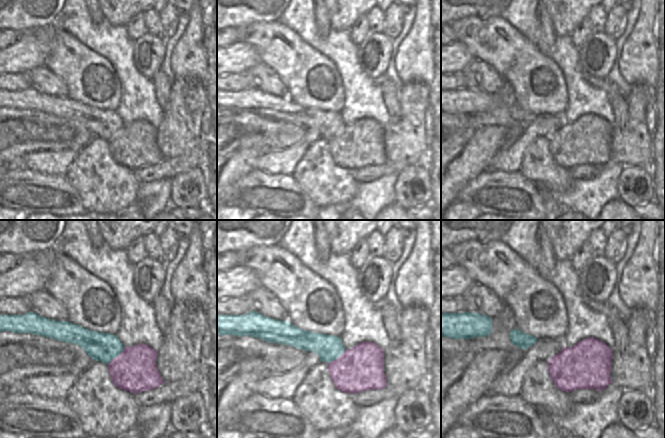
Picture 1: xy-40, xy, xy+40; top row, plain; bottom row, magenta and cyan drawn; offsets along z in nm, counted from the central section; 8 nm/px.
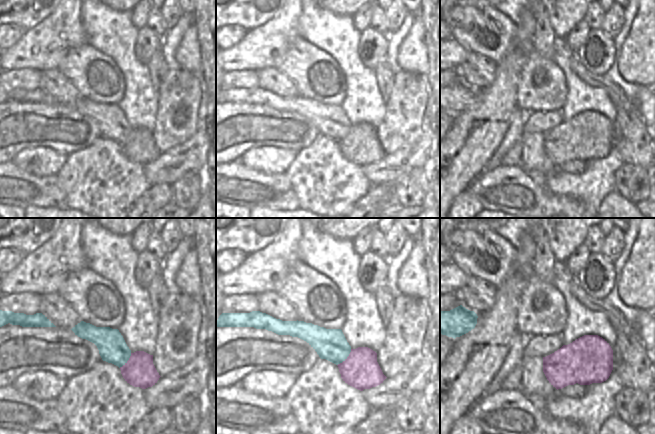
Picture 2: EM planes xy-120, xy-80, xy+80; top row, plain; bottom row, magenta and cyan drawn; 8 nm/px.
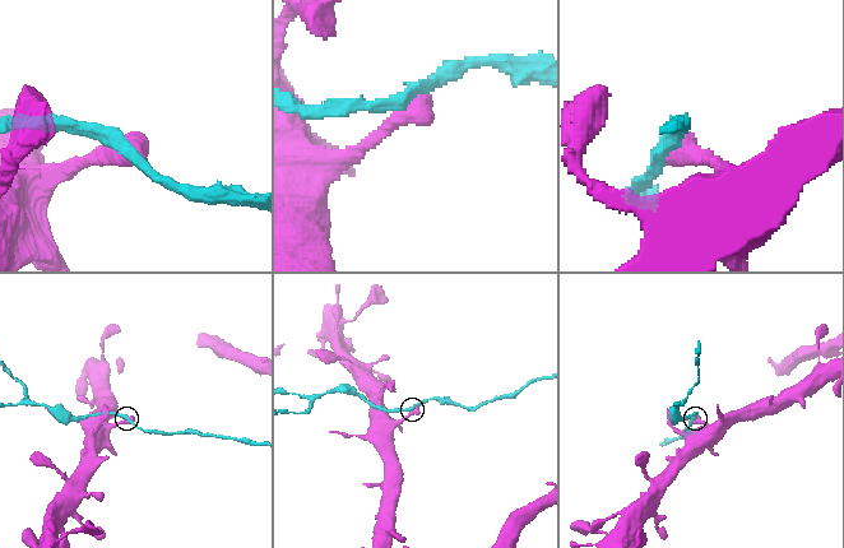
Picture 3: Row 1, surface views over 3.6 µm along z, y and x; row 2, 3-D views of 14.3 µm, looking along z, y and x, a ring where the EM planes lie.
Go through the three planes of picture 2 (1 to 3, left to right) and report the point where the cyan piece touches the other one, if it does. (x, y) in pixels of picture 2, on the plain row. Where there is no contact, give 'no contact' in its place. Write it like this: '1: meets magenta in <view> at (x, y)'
1: meets magenta in xy-120 at (127, 137)
2: meets magenta in xy-80 at (345, 135)
3: no contact

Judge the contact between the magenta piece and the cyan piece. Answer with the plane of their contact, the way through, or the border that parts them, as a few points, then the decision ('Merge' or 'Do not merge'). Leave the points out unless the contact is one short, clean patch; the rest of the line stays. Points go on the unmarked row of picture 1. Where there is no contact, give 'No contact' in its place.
Touches magenta in xy-40. Do not merge.

